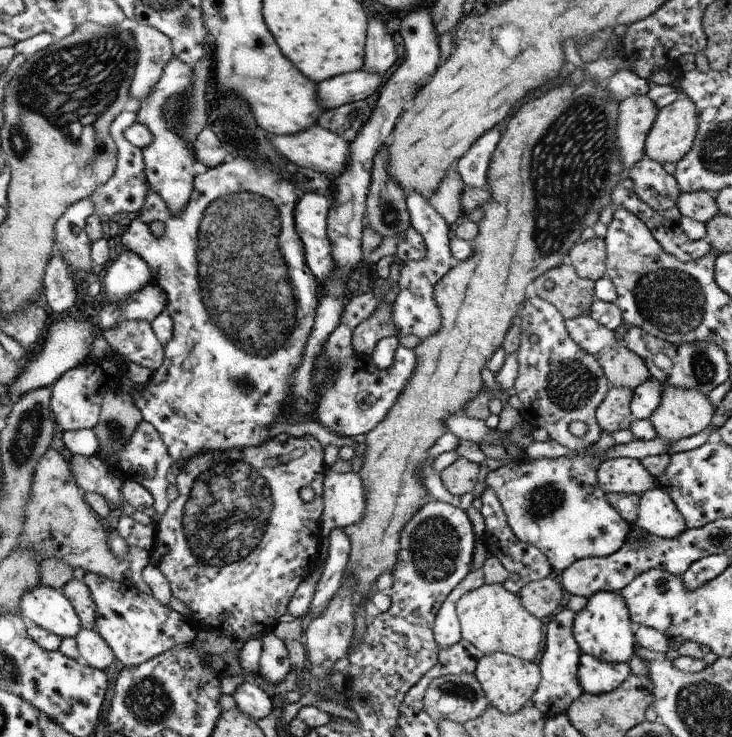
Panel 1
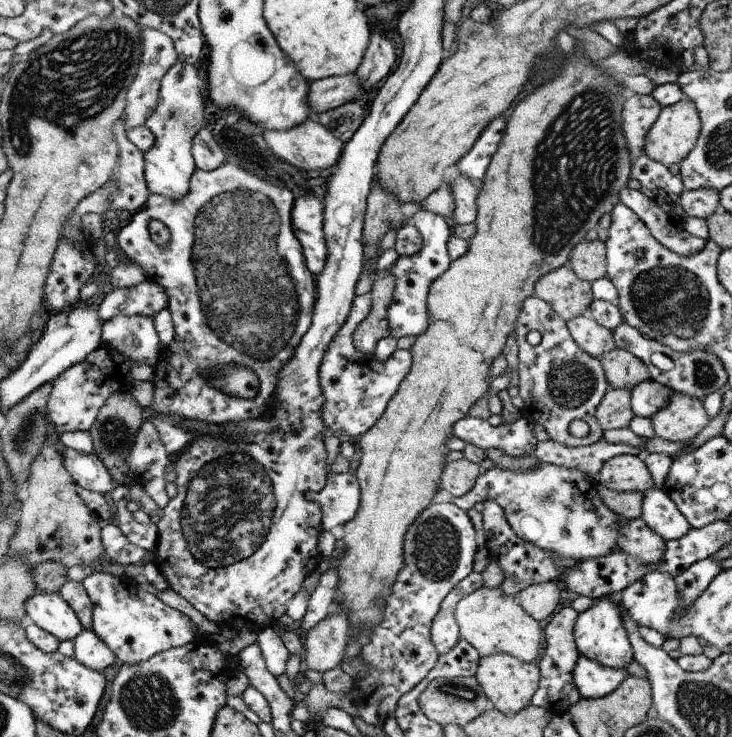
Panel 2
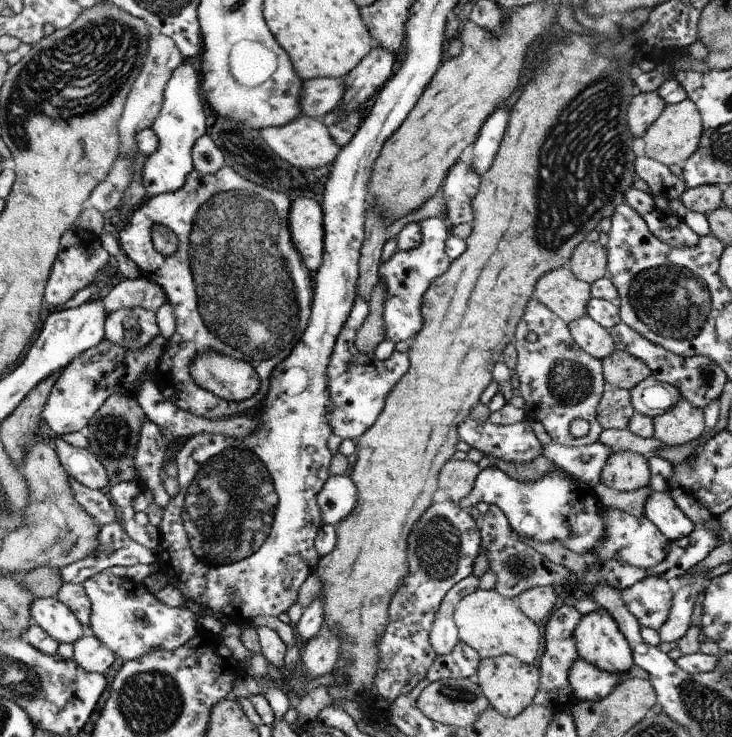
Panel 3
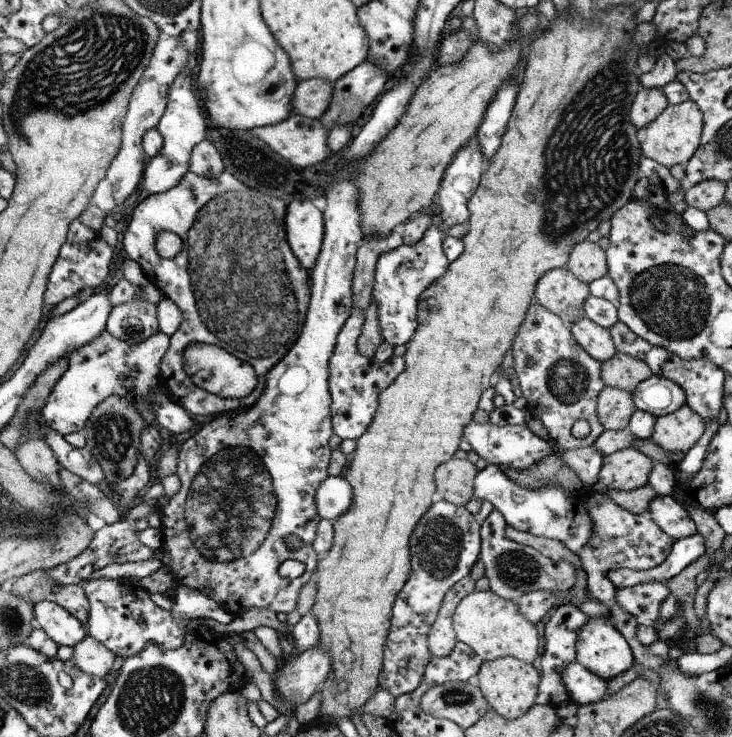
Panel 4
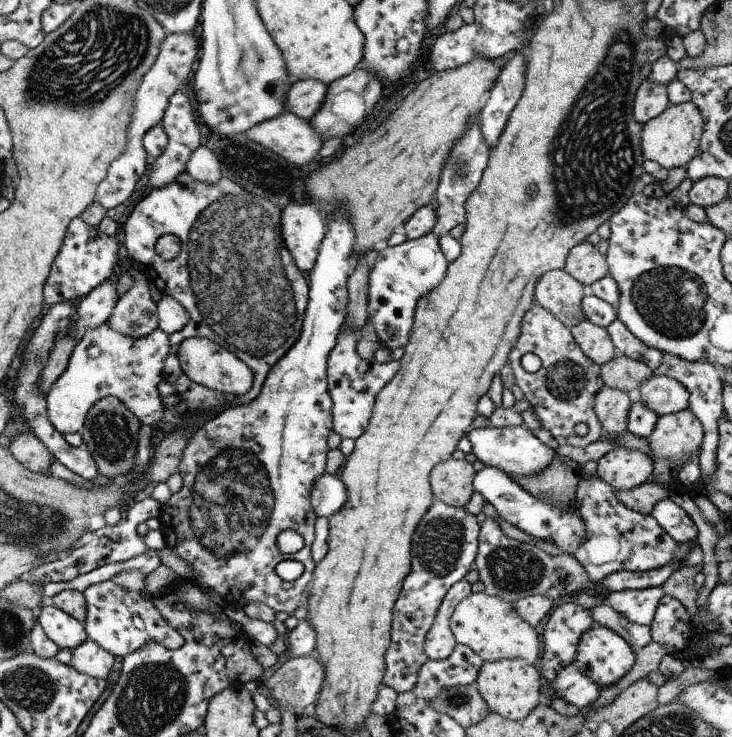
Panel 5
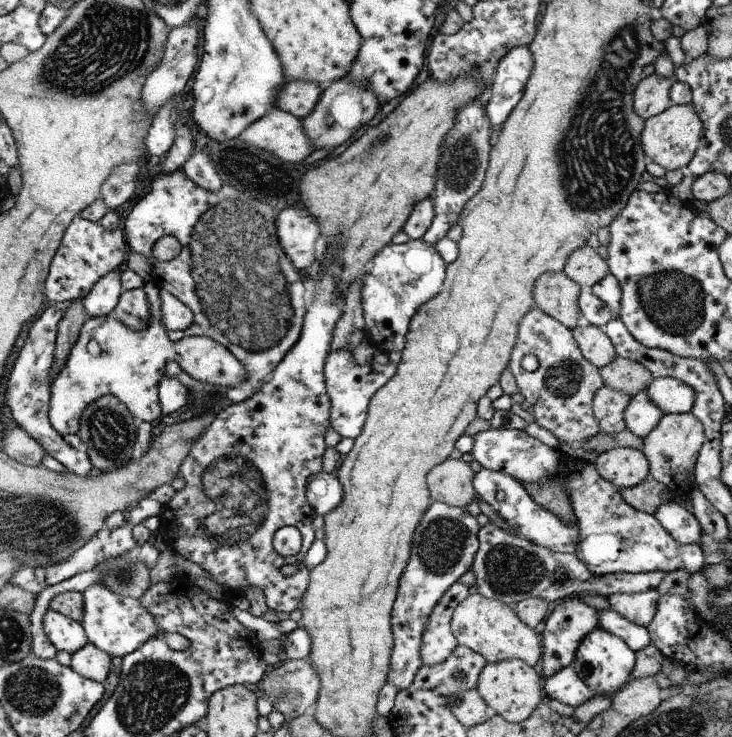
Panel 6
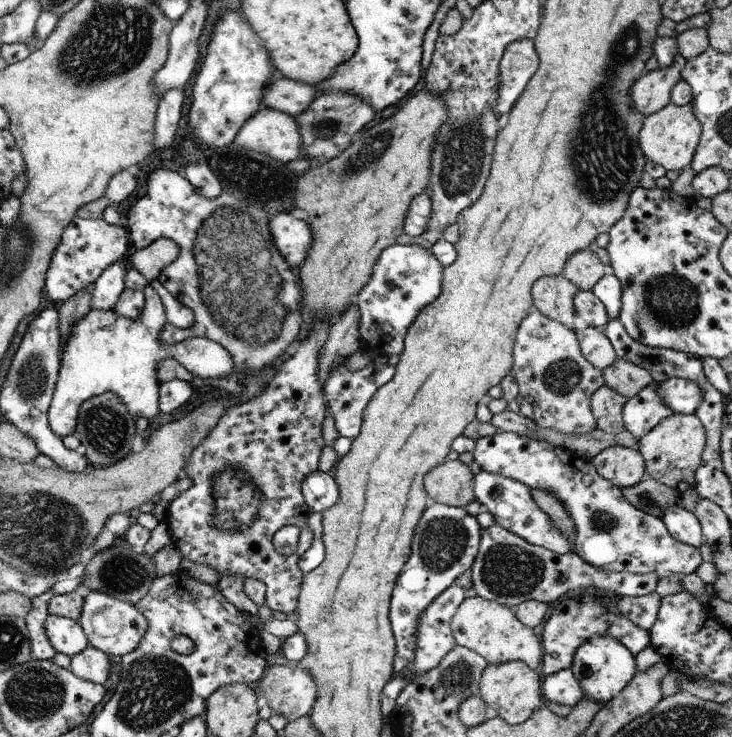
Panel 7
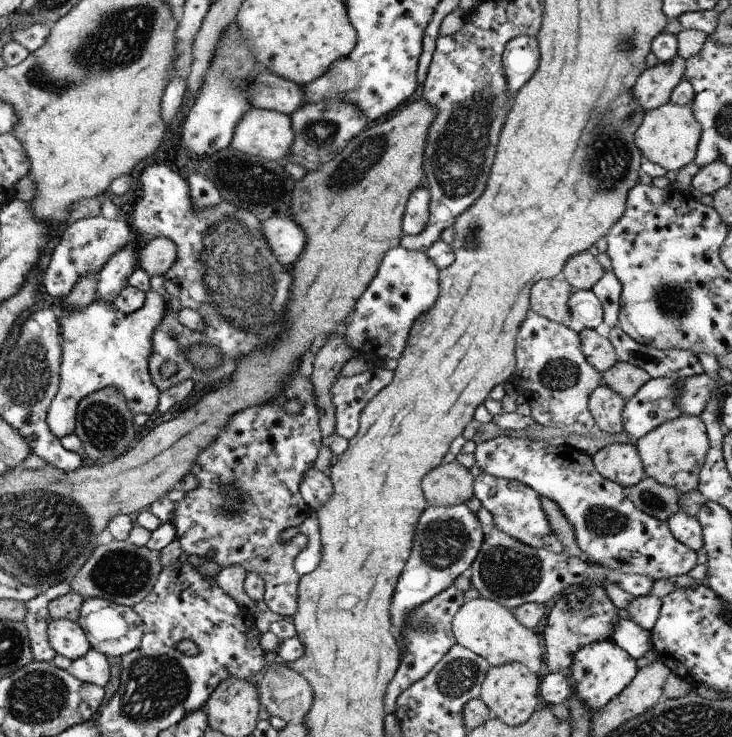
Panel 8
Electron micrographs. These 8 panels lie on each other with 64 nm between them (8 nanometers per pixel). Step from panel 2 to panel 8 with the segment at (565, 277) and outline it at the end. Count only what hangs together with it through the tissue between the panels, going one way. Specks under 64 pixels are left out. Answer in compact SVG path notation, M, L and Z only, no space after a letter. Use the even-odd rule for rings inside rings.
M561 276L554 280L540 280L532 286L532 310L540 316L568 327L572 317L569 298L573 292L573 286Z

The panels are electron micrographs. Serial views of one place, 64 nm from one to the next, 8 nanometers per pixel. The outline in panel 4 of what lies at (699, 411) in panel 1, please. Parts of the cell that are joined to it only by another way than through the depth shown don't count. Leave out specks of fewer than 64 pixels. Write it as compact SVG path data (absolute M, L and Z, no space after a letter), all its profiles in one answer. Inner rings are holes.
M682 404L676 412L655 419L650 440L666 452L688 453L706 430L704 418L688 404Z

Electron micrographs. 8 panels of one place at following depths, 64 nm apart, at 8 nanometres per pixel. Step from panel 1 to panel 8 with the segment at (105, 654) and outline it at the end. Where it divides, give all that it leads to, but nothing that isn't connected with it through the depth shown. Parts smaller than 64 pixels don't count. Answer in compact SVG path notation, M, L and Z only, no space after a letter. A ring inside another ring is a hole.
M91 648L84 657L73 661L69 673L78 680L98 686L106 686L110 680L110 666L105 654Z

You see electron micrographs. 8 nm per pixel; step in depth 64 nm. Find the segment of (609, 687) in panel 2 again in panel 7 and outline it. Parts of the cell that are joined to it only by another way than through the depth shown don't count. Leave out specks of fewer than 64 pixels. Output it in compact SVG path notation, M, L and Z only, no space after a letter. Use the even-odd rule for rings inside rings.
M571 668L545 675L542 694L545 703L556 702L569 704L572 707L585 698L578 681L573 677Z

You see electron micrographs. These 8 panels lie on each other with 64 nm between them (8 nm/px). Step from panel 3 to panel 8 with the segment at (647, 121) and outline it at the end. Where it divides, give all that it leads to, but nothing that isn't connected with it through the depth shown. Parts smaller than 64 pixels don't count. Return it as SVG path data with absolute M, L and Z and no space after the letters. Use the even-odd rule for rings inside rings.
M680 55L644 70L634 86L634 96L646 111L664 106L672 91L685 78L685 59Z

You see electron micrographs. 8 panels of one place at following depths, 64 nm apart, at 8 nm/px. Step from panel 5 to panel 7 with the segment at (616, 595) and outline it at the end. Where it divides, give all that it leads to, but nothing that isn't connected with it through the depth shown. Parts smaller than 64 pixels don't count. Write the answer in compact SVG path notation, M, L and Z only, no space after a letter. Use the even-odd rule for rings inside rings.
M654 590L639 597L621 597L617 607L630 622L649 631L656 622L661 596Z

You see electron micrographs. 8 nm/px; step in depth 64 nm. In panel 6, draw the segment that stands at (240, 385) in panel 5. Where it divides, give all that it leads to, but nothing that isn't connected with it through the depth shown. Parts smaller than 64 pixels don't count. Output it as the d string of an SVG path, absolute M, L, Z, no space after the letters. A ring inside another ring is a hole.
M155 282L145 283L150 318L142 330L134 330L121 323L113 314L90 317L82 325L77 341L72 345L65 365L51 384L48 416L54 430L63 437L76 435L81 428L81 416L86 406L100 397L116 395L140 422L152 422L161 412L160 382L165 366L176 361L194 380L214 386L235 387L245 379L245 368L223 345L210 337L184 337L178 342L169 339L163 323L160 290ZM88 344L96 344L96 356L90 354Z

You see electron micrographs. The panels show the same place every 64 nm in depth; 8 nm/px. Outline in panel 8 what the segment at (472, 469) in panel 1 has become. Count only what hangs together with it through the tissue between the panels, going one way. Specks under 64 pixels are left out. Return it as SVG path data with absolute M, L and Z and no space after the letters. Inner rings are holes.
M459 462L442 464L434 468L422 480L422 490L432 507L451 507L459 505L474 496L475 478L470 469Z

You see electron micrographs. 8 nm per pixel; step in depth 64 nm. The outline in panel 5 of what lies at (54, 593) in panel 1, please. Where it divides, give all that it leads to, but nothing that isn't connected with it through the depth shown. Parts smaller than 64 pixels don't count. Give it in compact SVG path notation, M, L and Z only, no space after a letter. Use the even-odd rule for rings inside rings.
M42 604L36 611L37 622L60 649L74 651L81 646L89 636L86 635L85 626L76 618L69 616L65 611L54 606Z

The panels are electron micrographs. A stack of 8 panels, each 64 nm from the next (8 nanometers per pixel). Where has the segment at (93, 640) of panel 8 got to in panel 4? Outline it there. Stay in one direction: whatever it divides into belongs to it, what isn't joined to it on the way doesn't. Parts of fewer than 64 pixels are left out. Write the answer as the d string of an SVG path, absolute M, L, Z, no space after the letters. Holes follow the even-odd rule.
M96 578L87 581L82 588L90 604L85 624L88 635L125 660L142 653L149 645L162 646L166 650L181 648L185 645L188 626L194 621L214 619L220 624L229 624L234 620L212 598L188 586L177 587L178 597L171 610L156 606L151 594L134 579Z

